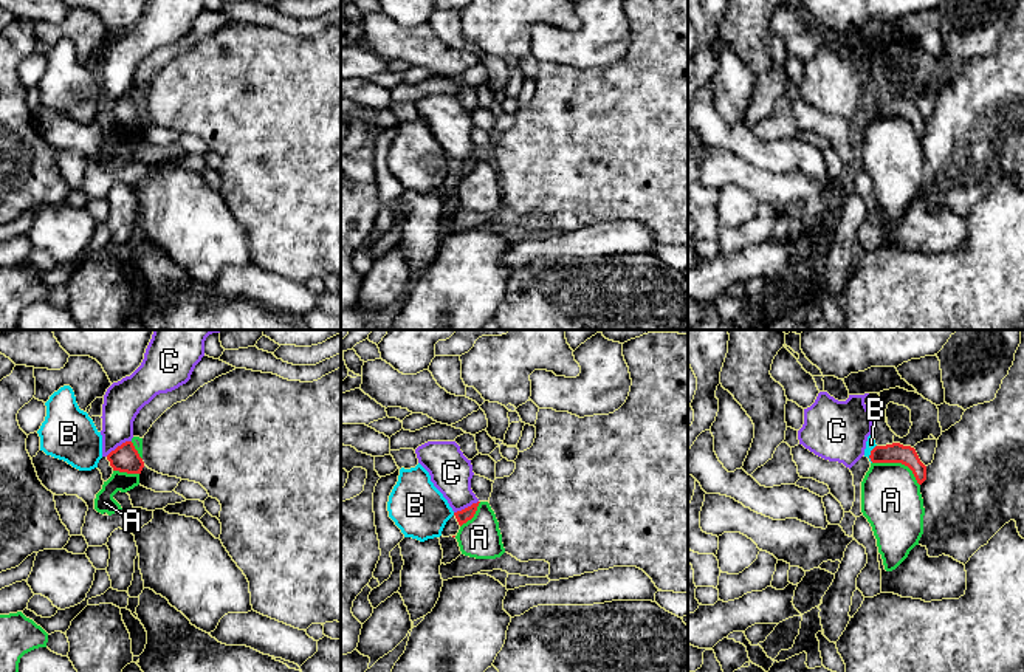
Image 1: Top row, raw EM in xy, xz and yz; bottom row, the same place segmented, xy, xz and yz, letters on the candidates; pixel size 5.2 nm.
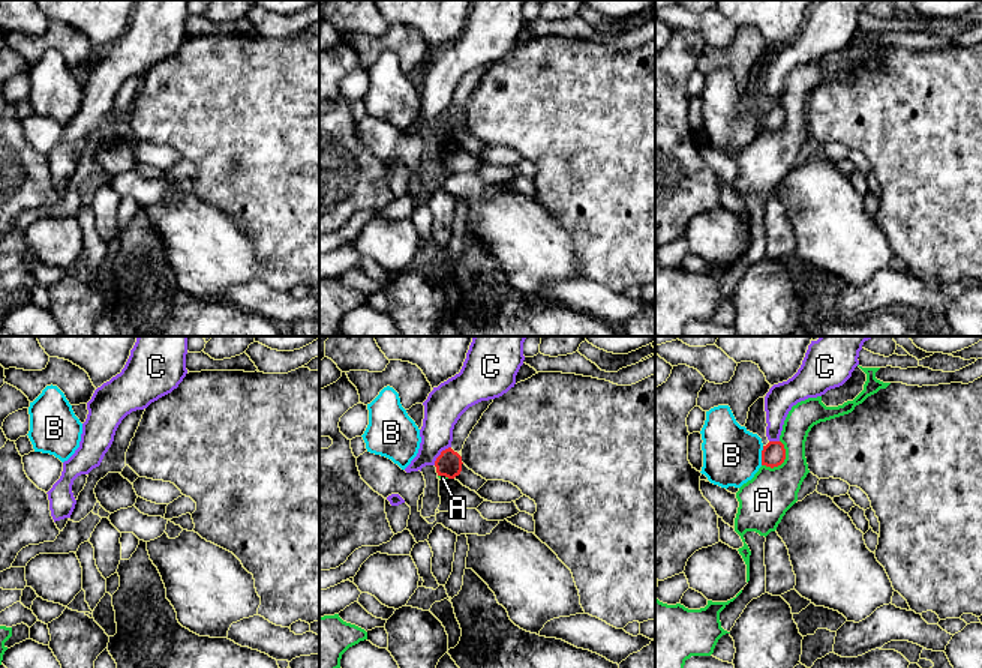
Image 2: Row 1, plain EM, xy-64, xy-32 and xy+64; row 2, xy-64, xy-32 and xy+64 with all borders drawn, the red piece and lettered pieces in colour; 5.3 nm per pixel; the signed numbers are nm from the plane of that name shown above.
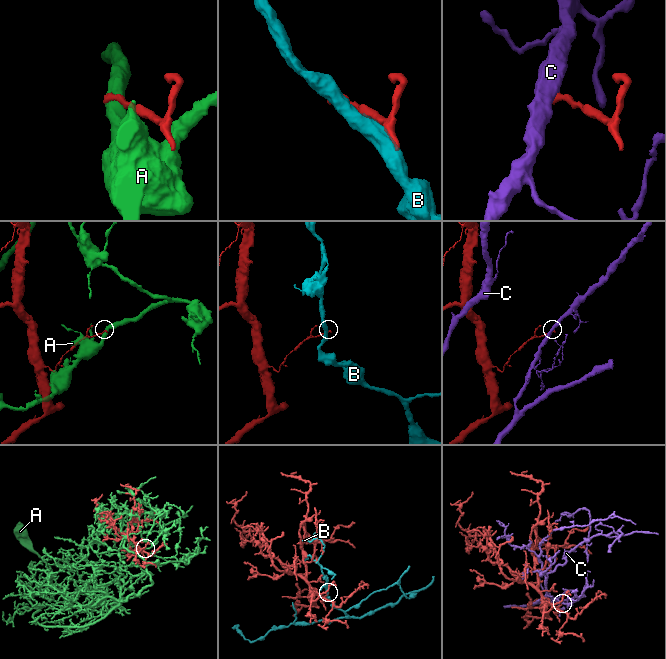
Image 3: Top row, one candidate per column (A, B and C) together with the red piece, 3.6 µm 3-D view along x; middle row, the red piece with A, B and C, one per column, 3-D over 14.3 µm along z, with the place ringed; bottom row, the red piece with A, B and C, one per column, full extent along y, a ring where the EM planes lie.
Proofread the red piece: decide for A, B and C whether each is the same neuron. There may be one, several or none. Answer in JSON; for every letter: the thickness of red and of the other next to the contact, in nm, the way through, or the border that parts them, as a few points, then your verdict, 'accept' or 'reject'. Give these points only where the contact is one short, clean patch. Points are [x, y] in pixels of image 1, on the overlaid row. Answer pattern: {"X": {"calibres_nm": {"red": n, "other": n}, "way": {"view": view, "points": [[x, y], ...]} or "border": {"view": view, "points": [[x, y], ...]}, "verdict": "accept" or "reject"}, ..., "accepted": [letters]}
{"A": {"calibres_nm": {"red": 110, "other": 320}, "border": {"view": "yz", "points": [[872, 462], [900, 462], [911, 471], [919, 485]]}, "verdict": "reject"}, "B": {"calibres_nm": {"red": 110, "other": 50}, "verdict": "reject"}, "C": {"calibres_nm": {"red": 140, "other": 200}, "border": {"view": "xy", "points": [[130, 440], [118, 445], [106, 456]]}, "verdict": "reject"}, "accepted": []}

